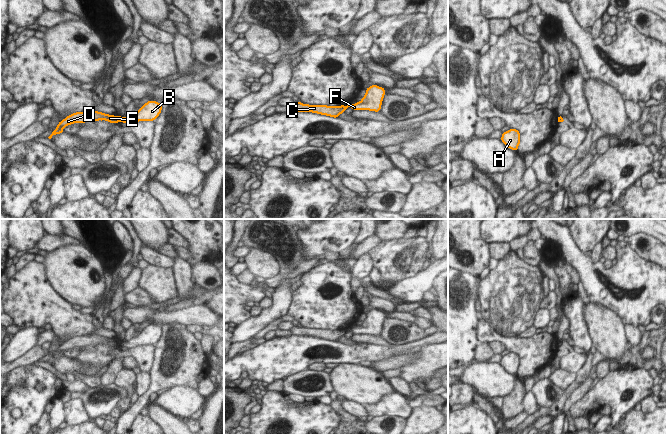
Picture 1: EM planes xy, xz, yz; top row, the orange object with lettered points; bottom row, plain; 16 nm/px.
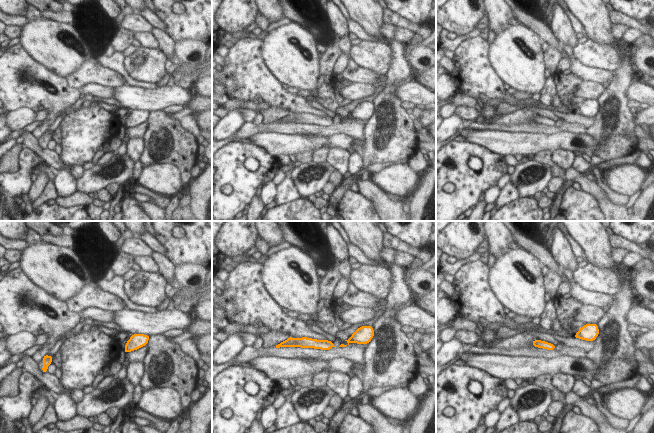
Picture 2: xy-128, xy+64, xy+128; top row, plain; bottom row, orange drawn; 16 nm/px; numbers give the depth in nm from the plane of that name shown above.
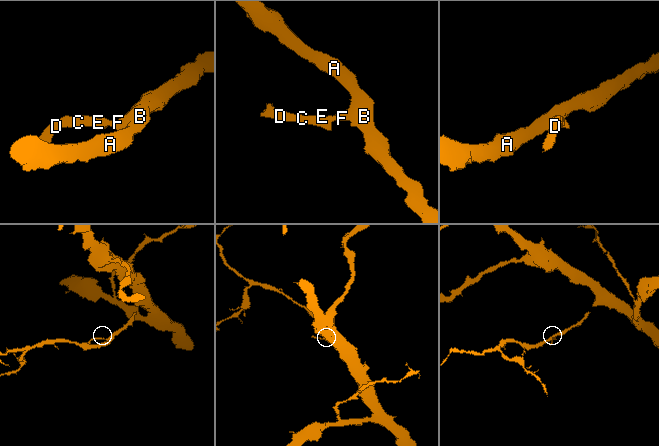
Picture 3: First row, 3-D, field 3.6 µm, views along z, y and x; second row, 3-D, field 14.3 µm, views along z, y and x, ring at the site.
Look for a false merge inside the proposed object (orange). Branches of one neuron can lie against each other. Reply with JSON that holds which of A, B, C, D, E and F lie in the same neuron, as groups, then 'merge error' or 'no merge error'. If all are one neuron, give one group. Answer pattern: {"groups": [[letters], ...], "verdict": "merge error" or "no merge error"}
{"groups": [["A", "B", "F"], ["C", "D", "E"]], "verdict": "merge error"}

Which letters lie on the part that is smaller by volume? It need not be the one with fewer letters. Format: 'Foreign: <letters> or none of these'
Foreign: C, D, E.

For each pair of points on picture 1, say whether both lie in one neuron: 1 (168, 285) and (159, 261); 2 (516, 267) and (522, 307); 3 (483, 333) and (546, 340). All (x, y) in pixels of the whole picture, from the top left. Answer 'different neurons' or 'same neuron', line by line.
1: different neurons
2: same neuron
3: same neuron

